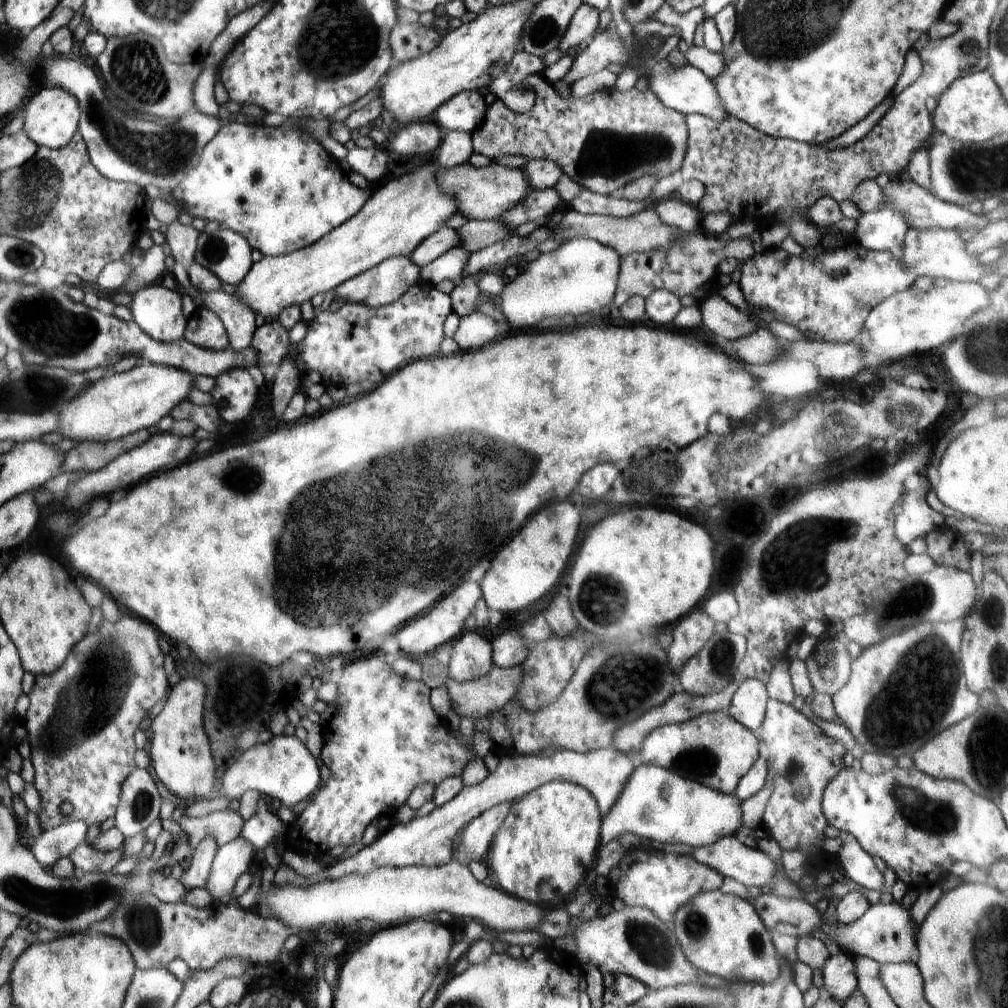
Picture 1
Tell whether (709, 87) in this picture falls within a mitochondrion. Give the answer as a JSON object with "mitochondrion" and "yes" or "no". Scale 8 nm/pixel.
{"mitochondrion":"no"}

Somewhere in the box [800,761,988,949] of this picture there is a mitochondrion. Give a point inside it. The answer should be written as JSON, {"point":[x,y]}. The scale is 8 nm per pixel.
{"point":[927,814]}

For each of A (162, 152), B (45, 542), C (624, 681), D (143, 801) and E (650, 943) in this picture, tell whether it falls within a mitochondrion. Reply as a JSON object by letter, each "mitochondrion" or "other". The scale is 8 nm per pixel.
{"A":"mitochondrion","B":"other","C":"mitochondrion","D":"mitochondrion","E":"mitochondrion"}

